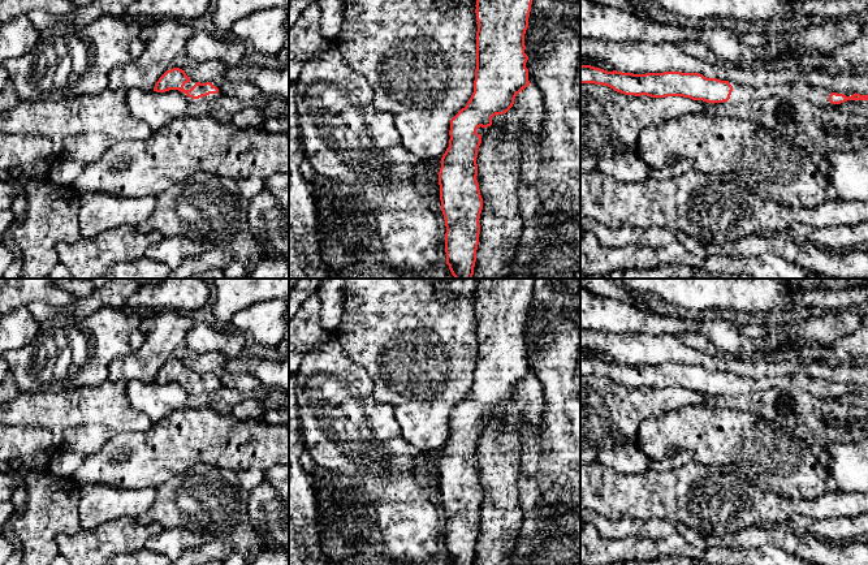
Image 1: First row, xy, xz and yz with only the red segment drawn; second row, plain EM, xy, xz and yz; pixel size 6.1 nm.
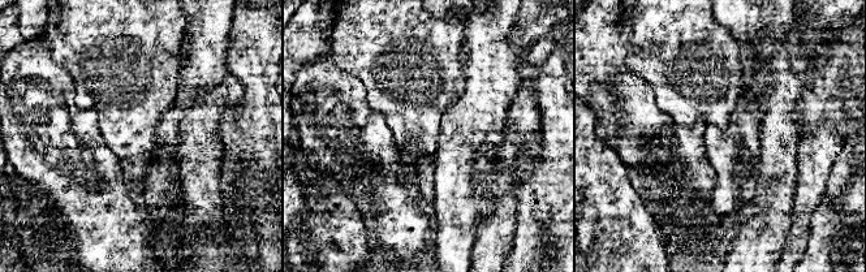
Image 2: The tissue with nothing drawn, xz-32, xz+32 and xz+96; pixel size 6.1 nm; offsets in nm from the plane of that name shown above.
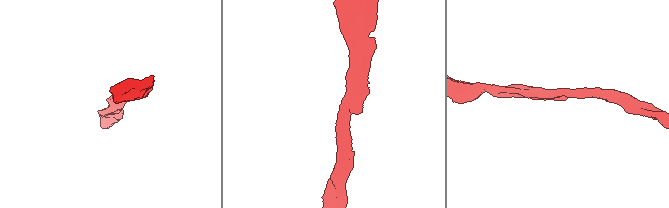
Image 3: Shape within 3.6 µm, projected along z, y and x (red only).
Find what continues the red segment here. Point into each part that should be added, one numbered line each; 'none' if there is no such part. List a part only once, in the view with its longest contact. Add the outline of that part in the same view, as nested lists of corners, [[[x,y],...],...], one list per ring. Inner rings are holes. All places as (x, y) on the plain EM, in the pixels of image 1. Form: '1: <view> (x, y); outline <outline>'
none

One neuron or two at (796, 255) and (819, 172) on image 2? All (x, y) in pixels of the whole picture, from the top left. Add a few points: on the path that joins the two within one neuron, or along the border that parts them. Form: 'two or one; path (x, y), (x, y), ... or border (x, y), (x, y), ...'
one; path (796, 234), (796, 197), (798, 193)

